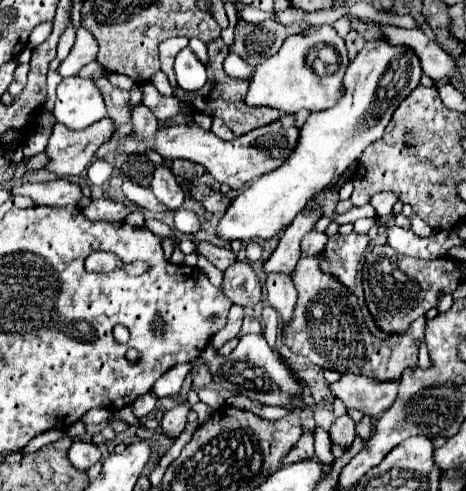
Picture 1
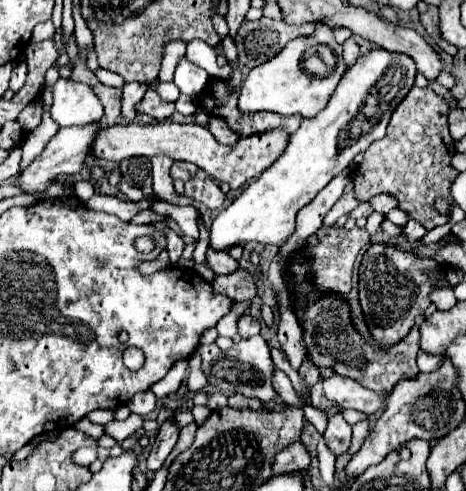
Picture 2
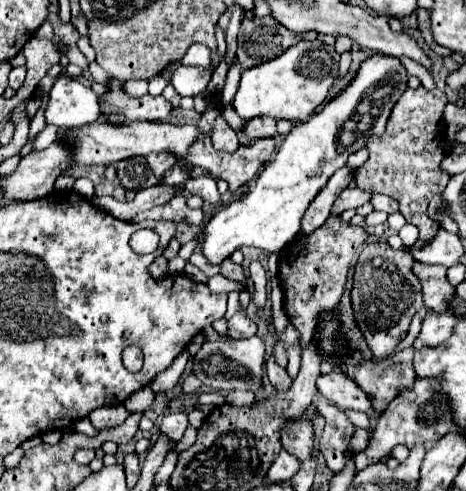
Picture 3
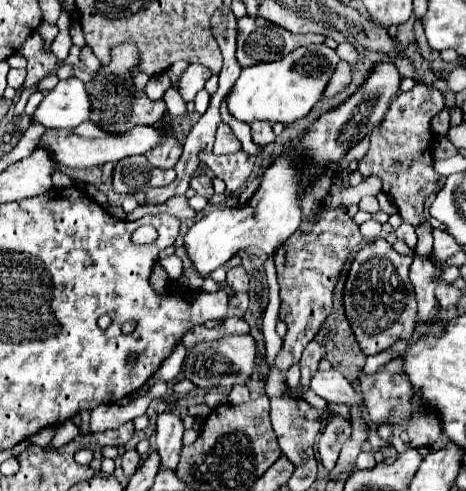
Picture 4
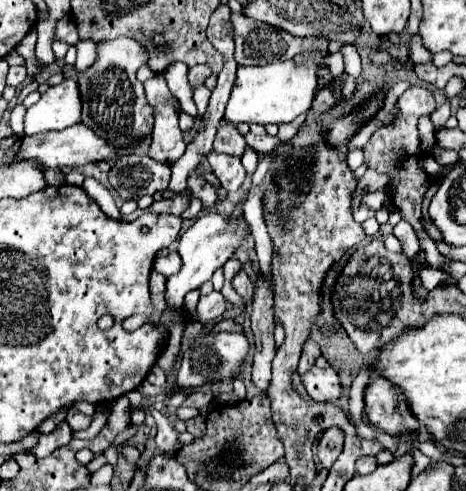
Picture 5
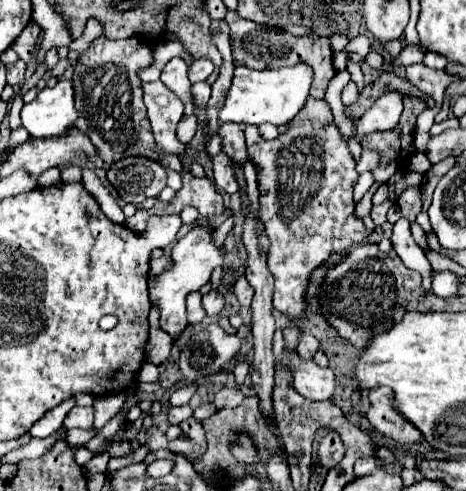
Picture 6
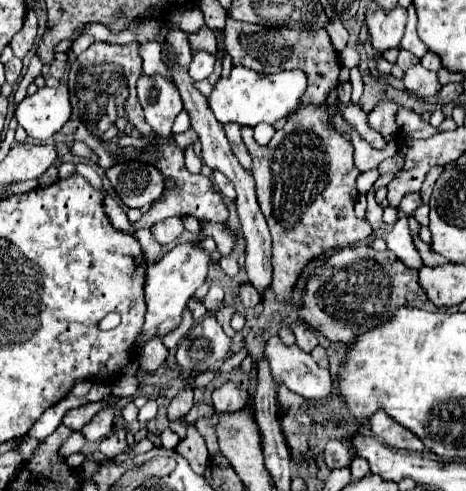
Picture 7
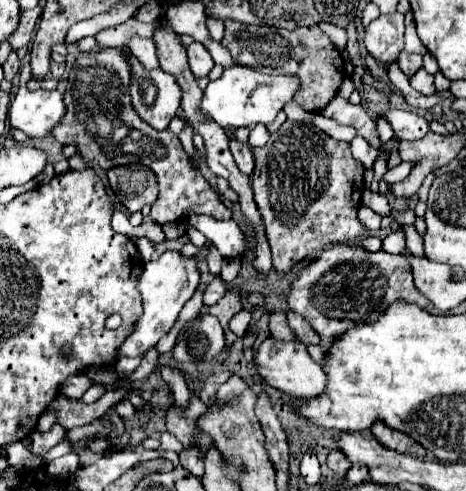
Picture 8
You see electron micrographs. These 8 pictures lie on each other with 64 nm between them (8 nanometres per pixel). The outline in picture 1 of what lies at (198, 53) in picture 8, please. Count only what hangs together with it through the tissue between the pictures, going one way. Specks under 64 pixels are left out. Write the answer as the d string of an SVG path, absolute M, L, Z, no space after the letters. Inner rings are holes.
M184 48L178 56L176 56L176 82L180 88L184 88L184 92L198 92L208 76L206 76L206 68L198 62L198 58L192 54L190 48Z

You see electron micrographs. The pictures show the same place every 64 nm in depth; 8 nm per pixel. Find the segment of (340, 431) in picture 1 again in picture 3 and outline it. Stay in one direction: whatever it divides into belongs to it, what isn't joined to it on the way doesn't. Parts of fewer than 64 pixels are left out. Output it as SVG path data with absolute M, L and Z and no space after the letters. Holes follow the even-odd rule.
M320 402L316 408L326 420L326 428L320 438L320 452L324 456L326 466L332 472L338 472L338 470L342 470L342 466L346 462L344 450L350 442L350 436L354 434L354 424L346 418L344 412L340 412L336 406L332 406L328 402Z

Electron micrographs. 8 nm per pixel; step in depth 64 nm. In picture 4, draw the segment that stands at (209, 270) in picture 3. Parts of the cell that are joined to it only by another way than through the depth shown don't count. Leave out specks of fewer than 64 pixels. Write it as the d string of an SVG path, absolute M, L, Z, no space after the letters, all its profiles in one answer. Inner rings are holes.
M224 266L217 268L210 276L214 281L216 281L221 289L227 291L228 295L235 294L234 290L227 285L226 282L226 268Z

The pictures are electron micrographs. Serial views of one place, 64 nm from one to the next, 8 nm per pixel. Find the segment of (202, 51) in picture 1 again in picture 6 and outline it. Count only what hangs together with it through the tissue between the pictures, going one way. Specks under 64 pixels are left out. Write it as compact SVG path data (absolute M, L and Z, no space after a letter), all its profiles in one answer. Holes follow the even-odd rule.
M172 58L162 70L160 79L176 96L184 100L184 117L194 114L194 104L192 104L192 92L190 92L190 80L188 80L188 66L180 58Z

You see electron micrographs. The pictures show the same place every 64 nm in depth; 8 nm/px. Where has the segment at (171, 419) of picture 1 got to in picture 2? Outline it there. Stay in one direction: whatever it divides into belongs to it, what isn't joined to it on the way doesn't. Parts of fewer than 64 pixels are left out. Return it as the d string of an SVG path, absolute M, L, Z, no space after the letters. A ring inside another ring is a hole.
M166 420L162 426L160 426L160 432L156 436L156 442L152 446L152 452L150 456L146 458L146 466L150 472L156 472L162 468L164 460L168 458L168 454L172 452L174 444L178 440L178 428L172 424L172 420Z

